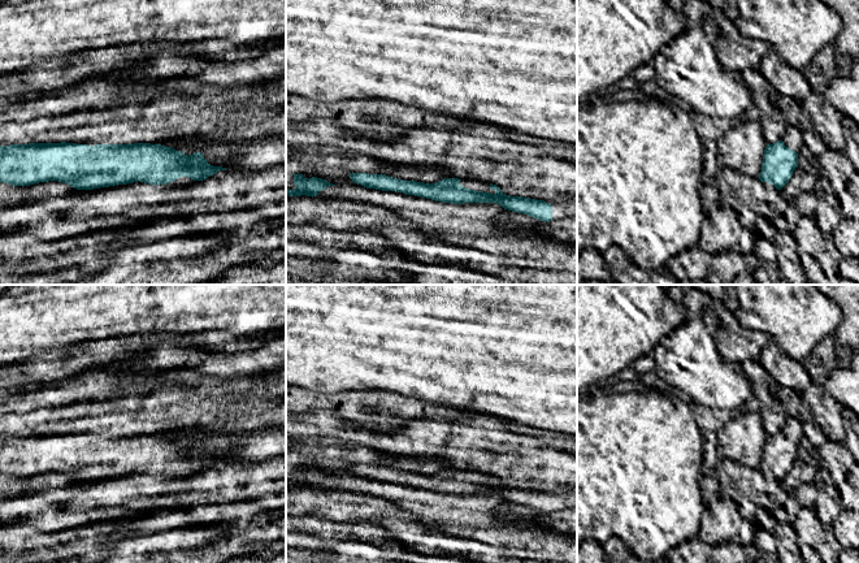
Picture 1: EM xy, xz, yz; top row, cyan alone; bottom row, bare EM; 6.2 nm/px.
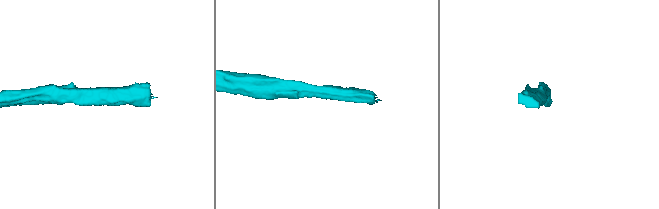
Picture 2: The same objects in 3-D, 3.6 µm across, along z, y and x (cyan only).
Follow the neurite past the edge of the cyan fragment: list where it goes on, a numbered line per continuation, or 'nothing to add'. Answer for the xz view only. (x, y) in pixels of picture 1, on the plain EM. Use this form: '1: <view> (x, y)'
1: xz (562, 501)

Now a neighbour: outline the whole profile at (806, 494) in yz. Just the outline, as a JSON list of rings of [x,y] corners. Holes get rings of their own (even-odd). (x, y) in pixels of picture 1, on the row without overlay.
[[[814,482],[799,485],[794,493],[801,507],[815,508],[819,491]]]

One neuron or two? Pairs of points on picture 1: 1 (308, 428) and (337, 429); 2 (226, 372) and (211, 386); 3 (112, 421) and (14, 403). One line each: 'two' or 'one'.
1: one
2: two
3: one

